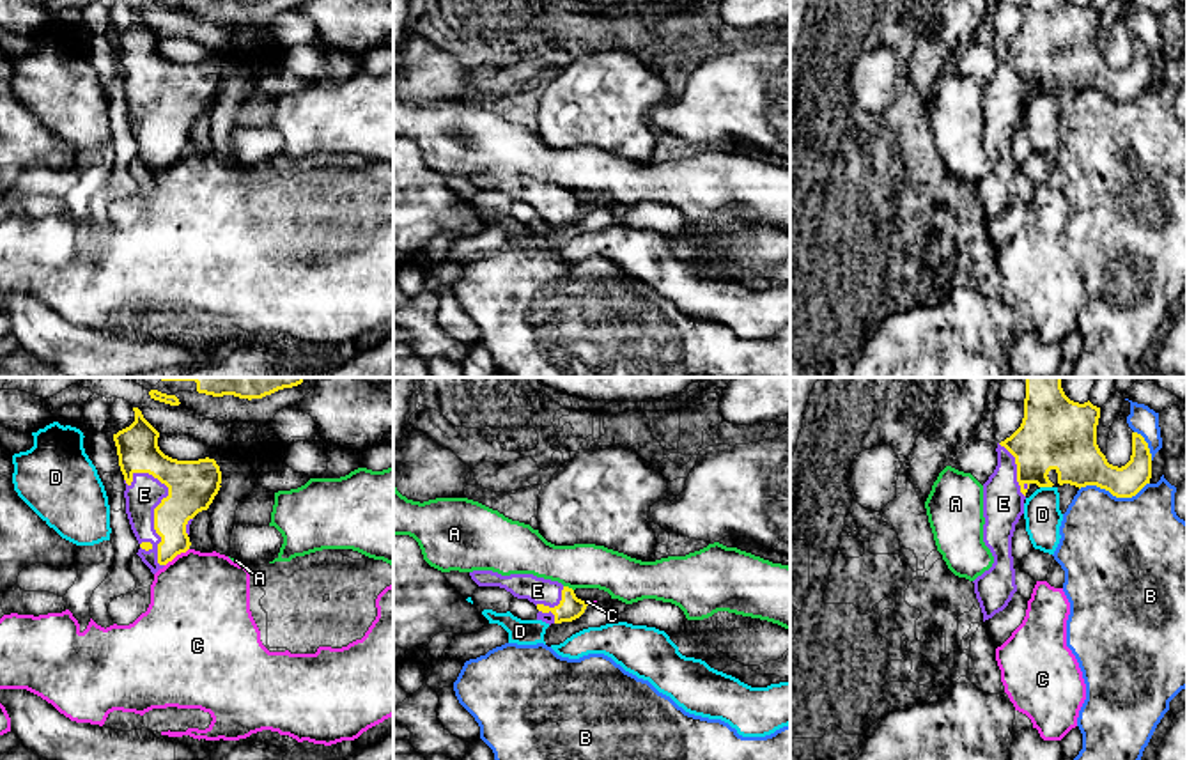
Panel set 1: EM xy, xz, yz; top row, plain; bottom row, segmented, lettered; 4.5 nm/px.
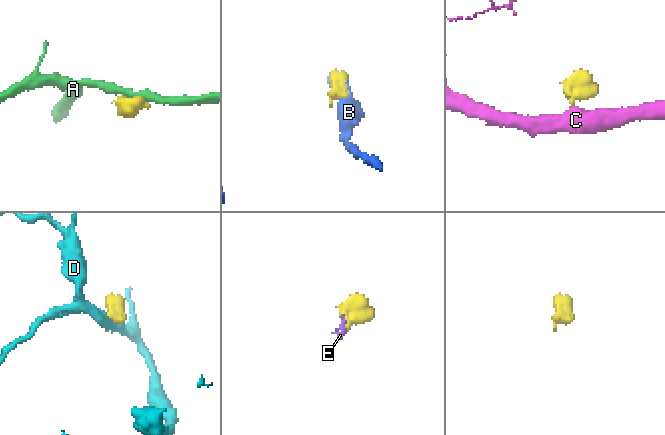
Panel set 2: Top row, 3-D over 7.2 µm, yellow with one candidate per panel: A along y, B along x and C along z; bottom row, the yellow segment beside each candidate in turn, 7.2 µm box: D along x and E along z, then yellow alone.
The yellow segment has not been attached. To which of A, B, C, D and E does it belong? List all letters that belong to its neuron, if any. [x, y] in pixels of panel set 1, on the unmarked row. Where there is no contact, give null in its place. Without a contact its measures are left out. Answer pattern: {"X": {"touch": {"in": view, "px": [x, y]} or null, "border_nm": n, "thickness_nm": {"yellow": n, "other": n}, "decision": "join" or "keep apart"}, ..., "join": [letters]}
{"A": {"touch": {"in": "xz", "px": [567, 190]}, "border_nm": 50, "thickness_nm": {"yellow": 110, "other": 200}, "decision": "keep apart"}, "B": {"touch": {"in": "yz", "px": [1113, 98]}, "border_nm": 320, "thickness_nm": {"yellow": 220, "other": 480}, "decision": "keep apart"}, "C": {"touch": {"in": "xy", "px": [176, 158]}, "border_nm": 140, "thickness_nm": {"yellow": 160, "other": 440}, "decision": "keep apart"}, "D": {"touch": {"in": "yz", "px": [1046, 89]}, "border_nm": 60, "thickness_nm": {"yellow": 320, "other": 170}, "decision": "keep apart"}, "E": {"touch": {"in": "xy", "px": [155, 114]}, "border_nm": 460, "thickness_nm": {"yellow": 220, "other": 160}, "decision": "join"}, "join": ["E"]}

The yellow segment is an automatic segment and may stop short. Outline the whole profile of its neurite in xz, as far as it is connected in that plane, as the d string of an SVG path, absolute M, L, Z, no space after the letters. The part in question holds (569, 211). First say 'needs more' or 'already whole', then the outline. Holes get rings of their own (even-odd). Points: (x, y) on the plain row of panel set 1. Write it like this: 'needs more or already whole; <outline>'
needs more; M473 174L469 179L478 190L500 190L517 202L528 202L539 213L537 223L549 229L572 225L579 221L588 209L576 200L572 191L533 177L501 179L493 174Z

